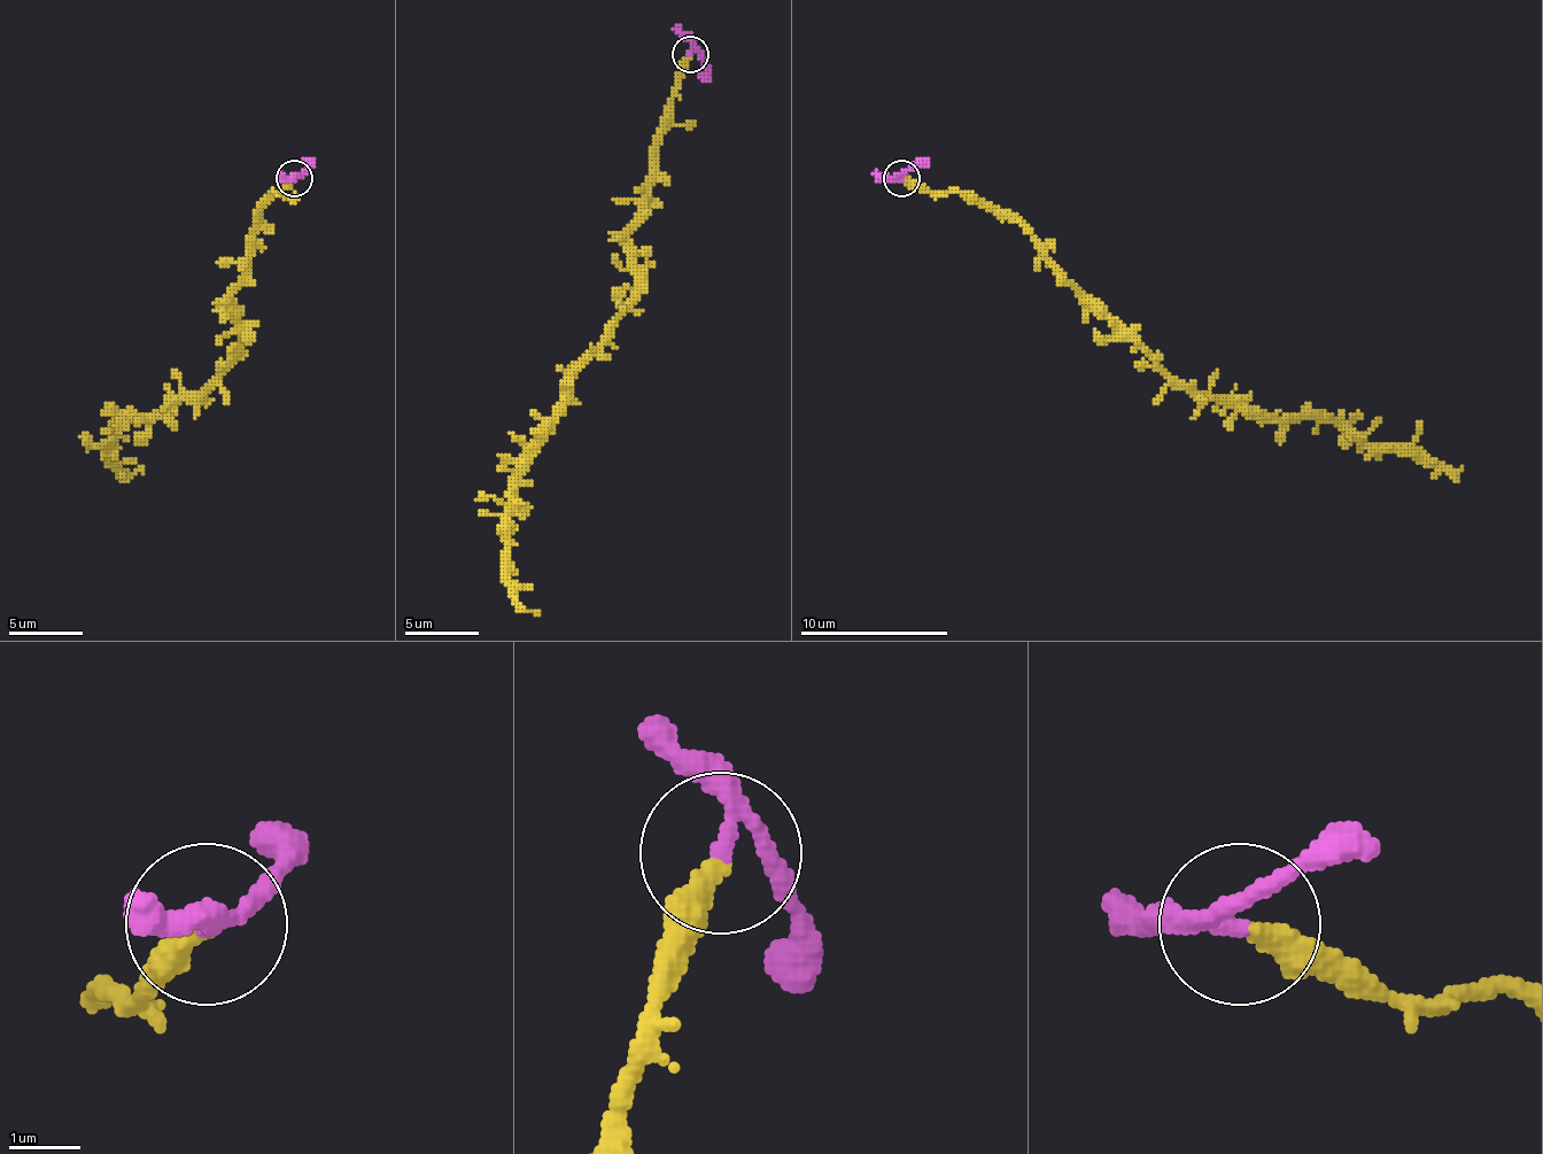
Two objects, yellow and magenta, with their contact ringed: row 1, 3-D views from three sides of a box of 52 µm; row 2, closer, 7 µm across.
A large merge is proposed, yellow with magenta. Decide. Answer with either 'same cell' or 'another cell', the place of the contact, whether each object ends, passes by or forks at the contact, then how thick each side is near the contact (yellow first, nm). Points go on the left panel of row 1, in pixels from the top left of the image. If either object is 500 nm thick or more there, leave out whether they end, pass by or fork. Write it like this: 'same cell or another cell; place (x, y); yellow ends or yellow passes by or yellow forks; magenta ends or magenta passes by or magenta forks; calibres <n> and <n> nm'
same cell; place (294, 178); yellow ends; magenta passes by; calibres 360 and 200 nm

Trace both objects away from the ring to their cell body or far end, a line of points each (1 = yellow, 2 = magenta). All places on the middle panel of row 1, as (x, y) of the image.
1: (691, 55), (658, 144), (646, 214), (628, 237), (635, 300), (580, 370), (513, 493), (510, 589), (539, 614)
2: (691, 55), (706, 66), (702, 80)

